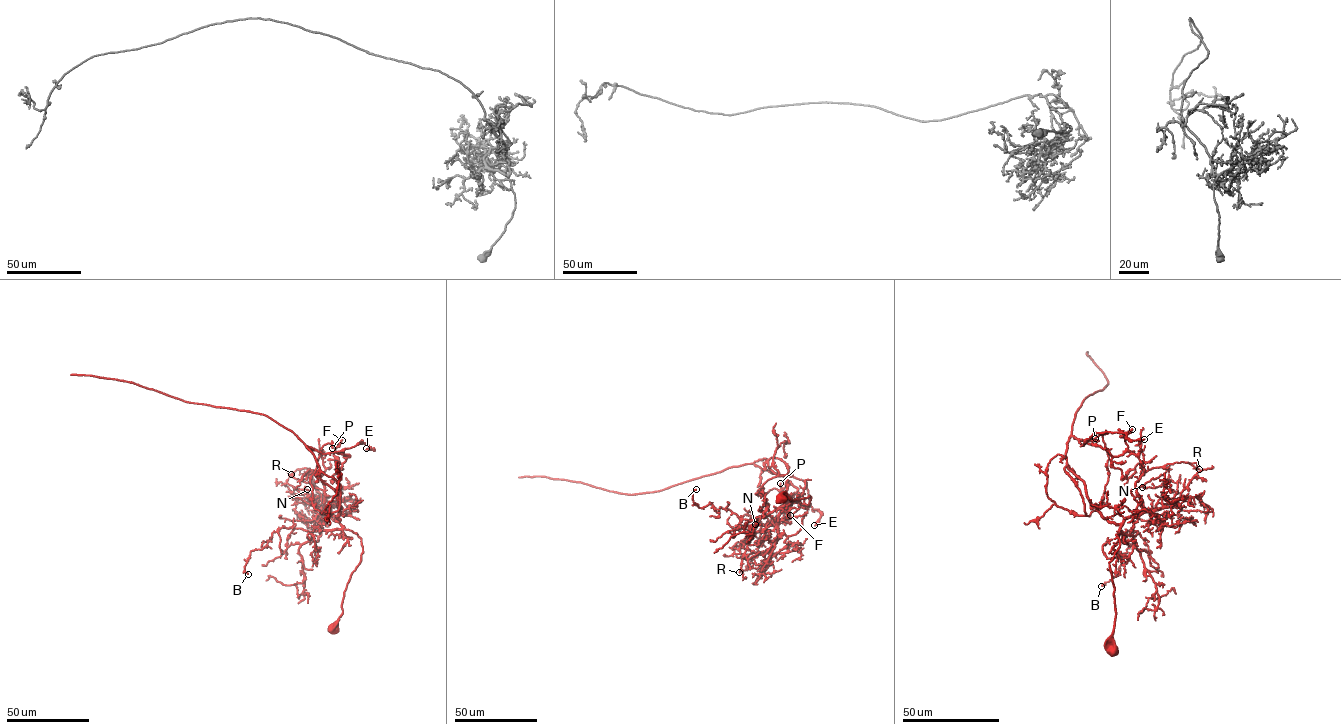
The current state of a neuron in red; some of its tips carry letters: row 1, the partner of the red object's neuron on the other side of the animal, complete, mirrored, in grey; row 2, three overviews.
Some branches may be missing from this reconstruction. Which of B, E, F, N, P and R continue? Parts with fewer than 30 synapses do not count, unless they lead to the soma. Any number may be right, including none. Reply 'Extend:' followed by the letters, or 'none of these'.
Extend: none of these

